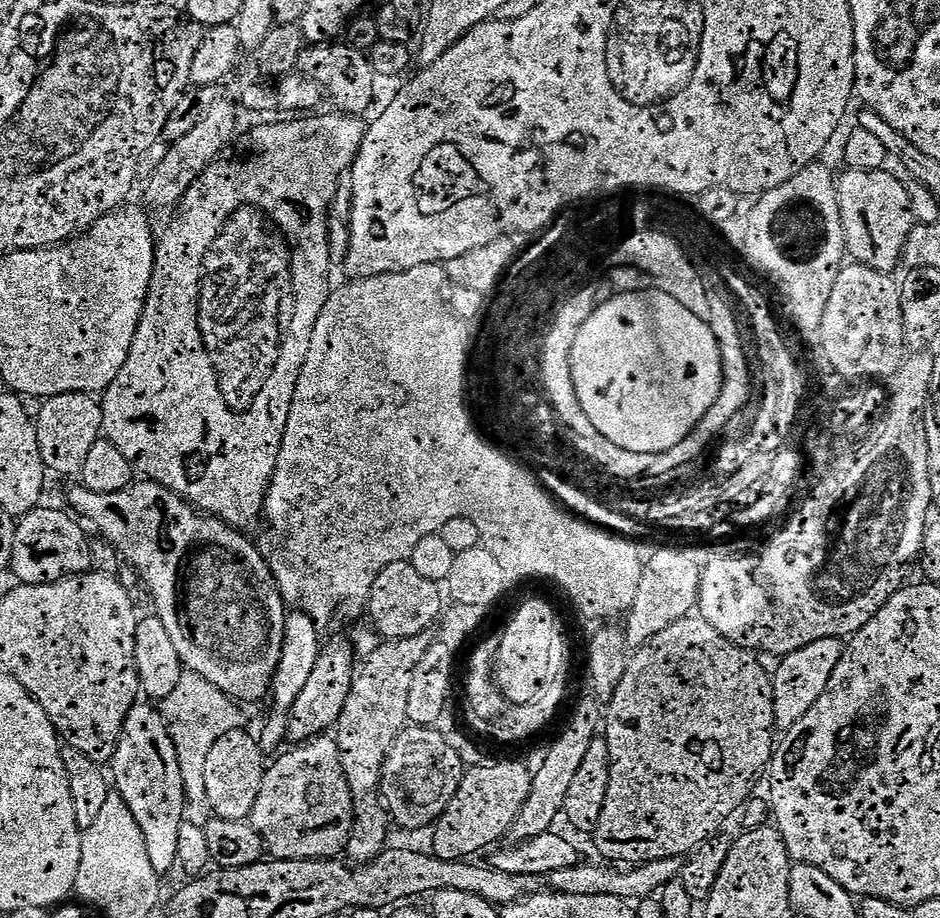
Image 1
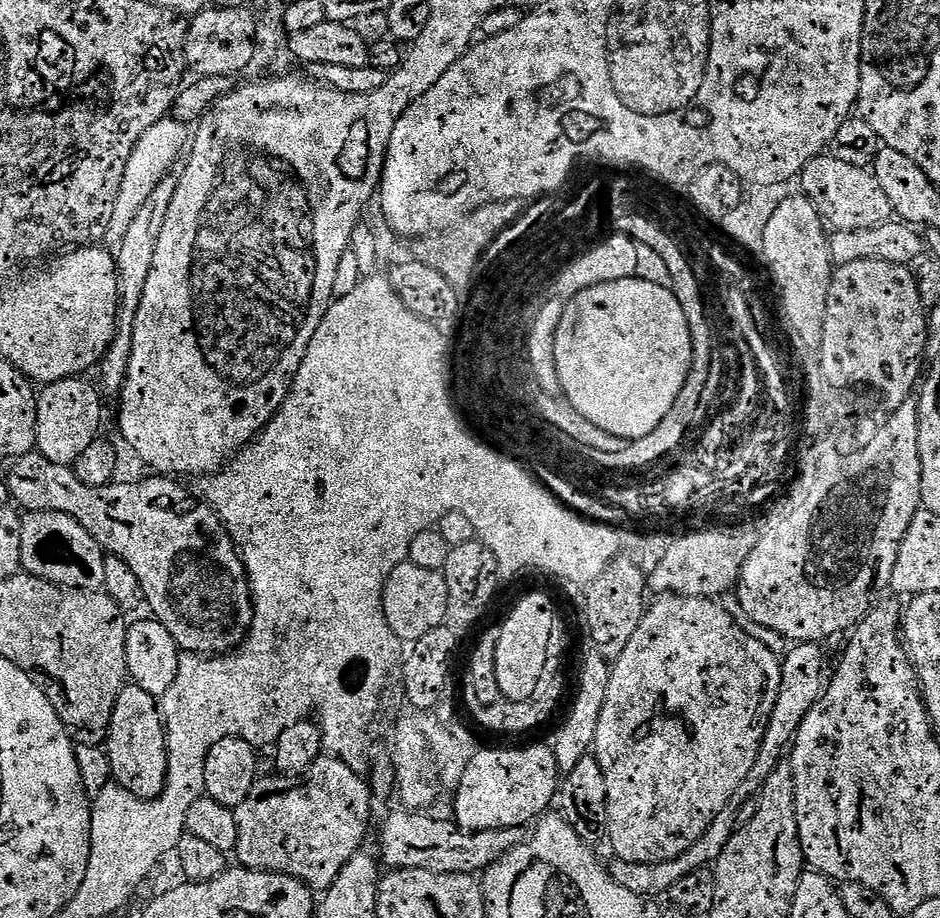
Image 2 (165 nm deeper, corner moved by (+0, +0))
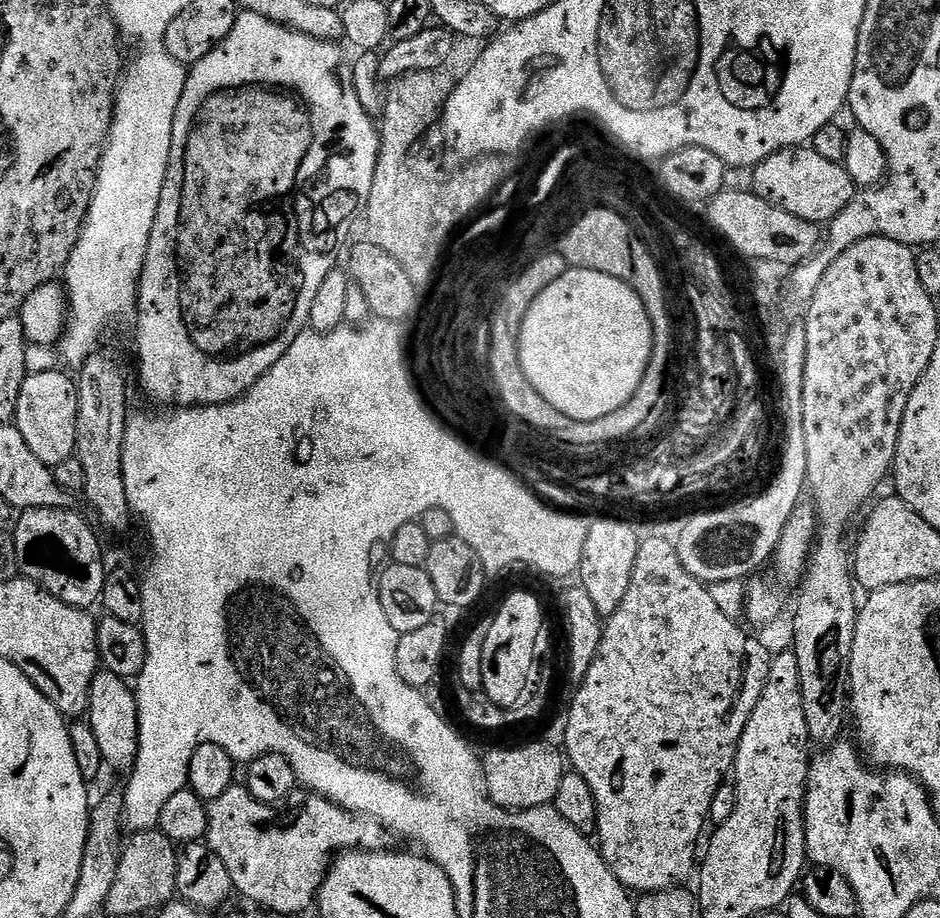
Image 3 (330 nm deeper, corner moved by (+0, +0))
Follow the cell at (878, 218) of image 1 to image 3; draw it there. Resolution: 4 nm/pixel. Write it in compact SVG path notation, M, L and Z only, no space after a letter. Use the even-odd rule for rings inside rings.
M808 146L788 148L785 152L771 156L763 164L756 165L754 175L755 187L765 188L760 190L766 193L767 199L814 225L819 225L820 220L831 222L840 212L847 211L853 203L852 195L858 192L857 185L853 184L843 163L828 161Z

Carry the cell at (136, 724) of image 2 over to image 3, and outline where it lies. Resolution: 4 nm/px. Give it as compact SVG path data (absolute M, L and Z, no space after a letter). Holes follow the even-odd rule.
M102 670L92 683L92 699L86 716L90 721L94 734L98 738L98 746L104 755L107 767L117 768L125 774L137 767L141 757L141 706L127 679L115 676L113 672Z

